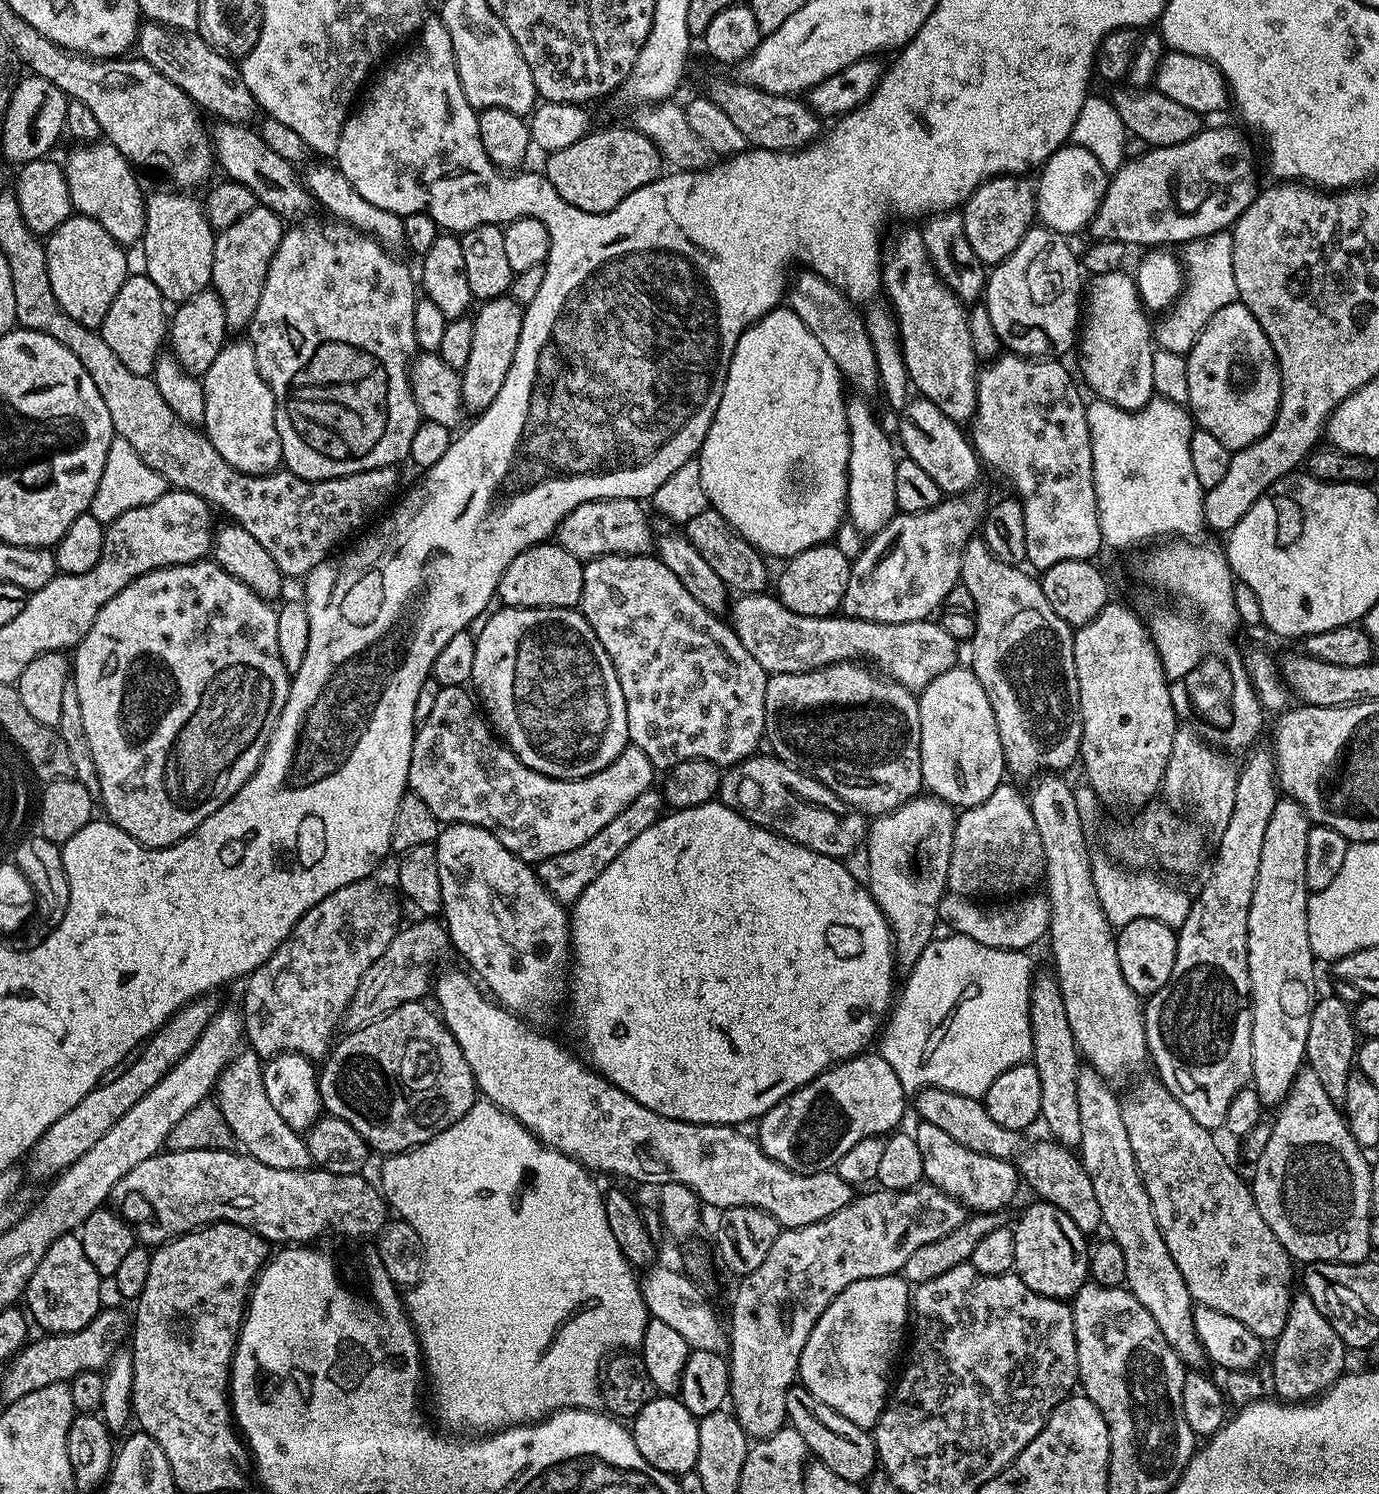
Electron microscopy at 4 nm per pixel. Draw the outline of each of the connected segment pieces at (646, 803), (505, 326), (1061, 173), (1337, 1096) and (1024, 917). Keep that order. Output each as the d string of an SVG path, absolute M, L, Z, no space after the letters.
M654 788L644 791L631 803L626 810L618 814L612 822L608 822L602 830L594 834L589 841L584 842L575 850L566 851L550 859L537 863L540 883L556 900L563 904L575 903L582 890L597 877L638 836L659 820L664 810L662 794Z
M503 296L485 301L478 314L473 315L474 337L471 343L470 355L464 369L461 369L460 396L461 403L473 412L483 411L497 396L506 380L506 374L513 364L514 351L517 350L518 338L521 337L521 322L523 307Z
M1070 142L1047 160L1038 175L1040 180L1036 182L1035 189L1036 213L1041 225L1065 236L1073 236L1082 229L1085 231L1097 214L1110 179L1098 158L1086 147Z
M1336 996L1319 997L1314 1003L1310 1018L1310 1029L1307 1034L1305 1061L1307 1067L1321 1080L1326 1094L1338 1106L1343 1105L1348 1088L1348 1080L1354 1070L1358 1038L1353 1026L1349 1005L1346 1006Z
M945 894L940 897L939 919L949 924L953 933L969 936L992 948L1026 950L1050 924L1050 905L1043 895L1028 896L1005 908L979 908L975 899Z

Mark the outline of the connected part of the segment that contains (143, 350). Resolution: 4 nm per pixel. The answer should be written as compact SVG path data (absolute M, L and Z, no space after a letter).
M129 275L128 279L122 282L98 331L106 346L110 346L114 354L118 354L126 370L134 370L134 374L139 376L152 376L156 371L156 360L162 355L163 348L160 347L163 344L165 347L166 337L170 332L170 312L158 286L150 282L148 275L139 275Z

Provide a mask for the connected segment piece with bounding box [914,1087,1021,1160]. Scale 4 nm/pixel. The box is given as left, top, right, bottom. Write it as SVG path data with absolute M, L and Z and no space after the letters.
M926 1087L920 1089L914 1100L916 1100L916 1110L919 1114L917 1117L921 1121L941 1128L943 1132L947 1132L948 1136L970 1151L1006 1160L1013 1157L1021 1147L1021 1135L1017 1131L997 1124L989 1116L987 1108L979 1097L956 1094L954 1091L940 1087Z

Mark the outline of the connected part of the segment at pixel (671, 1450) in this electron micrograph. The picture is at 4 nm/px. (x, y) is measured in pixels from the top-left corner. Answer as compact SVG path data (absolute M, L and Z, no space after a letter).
M656 1396L643 1406L630 1424L638 1452L656 1469L679 1476L693 1471L698 1456L698 1420L687 1410L681 1399Z

